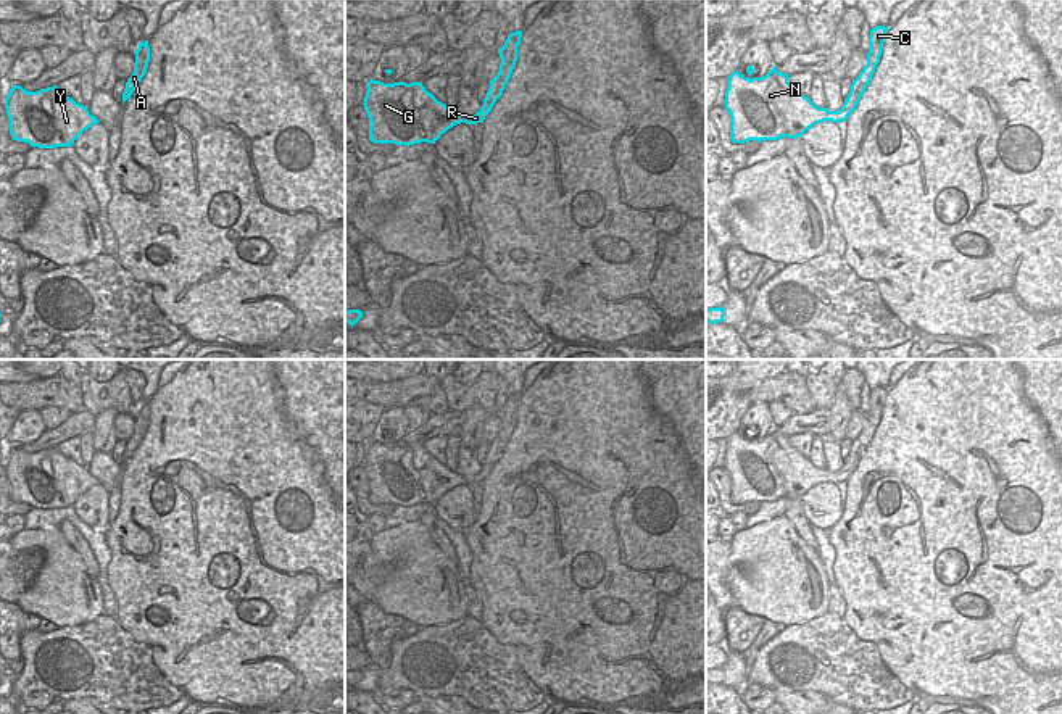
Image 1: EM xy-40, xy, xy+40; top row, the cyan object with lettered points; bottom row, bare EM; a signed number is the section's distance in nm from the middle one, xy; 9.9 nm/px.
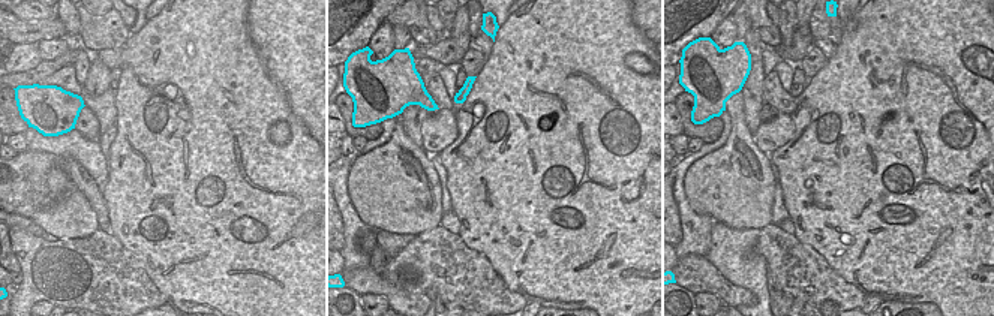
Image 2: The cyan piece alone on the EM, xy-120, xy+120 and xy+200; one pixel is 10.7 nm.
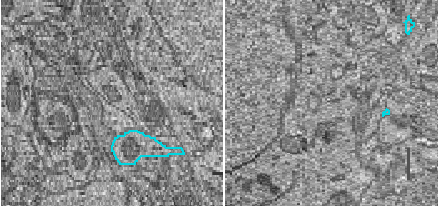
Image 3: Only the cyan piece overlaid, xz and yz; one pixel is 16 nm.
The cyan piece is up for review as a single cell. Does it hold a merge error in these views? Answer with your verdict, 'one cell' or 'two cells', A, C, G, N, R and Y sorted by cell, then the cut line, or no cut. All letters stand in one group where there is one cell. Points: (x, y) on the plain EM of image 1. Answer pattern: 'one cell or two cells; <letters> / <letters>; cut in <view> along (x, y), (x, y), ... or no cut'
two cells; A C R / G N Y; cut in xy+40 along (827, 473), (832, 481)

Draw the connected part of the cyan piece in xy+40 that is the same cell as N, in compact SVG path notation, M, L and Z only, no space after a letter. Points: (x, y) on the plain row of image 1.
M774 427L762 438L746 438L738 430L727 438L725 471L730 475L730 500L733 504L749 501L778 501L782 498L801 498L812 487L832 482L827 469L815 467L809 458L803 456L788 443L788 435L778 434Z

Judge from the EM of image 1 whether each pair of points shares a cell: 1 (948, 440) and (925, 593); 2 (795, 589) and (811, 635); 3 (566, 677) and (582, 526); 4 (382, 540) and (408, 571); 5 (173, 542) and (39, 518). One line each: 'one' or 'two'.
1: one
2: two
3: one
4: one
5: two

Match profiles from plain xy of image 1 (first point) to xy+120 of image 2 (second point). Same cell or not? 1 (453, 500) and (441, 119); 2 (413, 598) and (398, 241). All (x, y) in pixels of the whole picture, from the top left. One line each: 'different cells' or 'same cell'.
1: same cell
2: different cells

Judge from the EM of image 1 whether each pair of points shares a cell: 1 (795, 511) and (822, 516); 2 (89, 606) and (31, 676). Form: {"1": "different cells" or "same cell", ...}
{"1": "different cells", "2": "different cells"}

